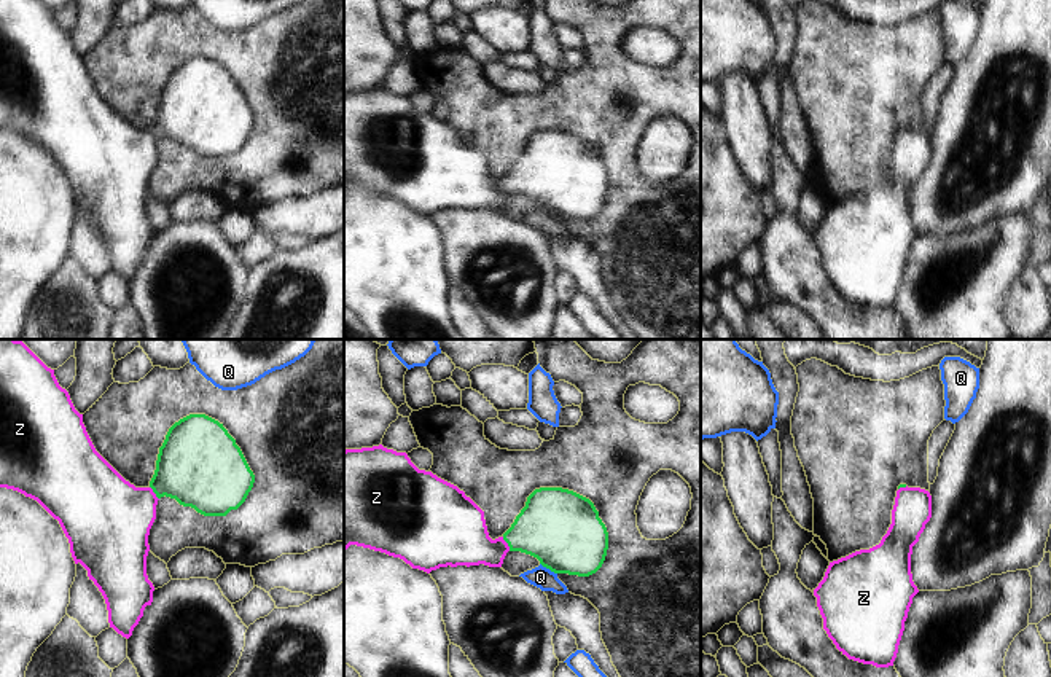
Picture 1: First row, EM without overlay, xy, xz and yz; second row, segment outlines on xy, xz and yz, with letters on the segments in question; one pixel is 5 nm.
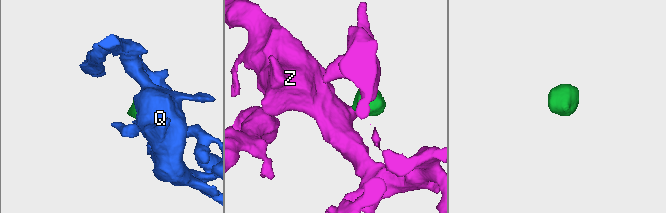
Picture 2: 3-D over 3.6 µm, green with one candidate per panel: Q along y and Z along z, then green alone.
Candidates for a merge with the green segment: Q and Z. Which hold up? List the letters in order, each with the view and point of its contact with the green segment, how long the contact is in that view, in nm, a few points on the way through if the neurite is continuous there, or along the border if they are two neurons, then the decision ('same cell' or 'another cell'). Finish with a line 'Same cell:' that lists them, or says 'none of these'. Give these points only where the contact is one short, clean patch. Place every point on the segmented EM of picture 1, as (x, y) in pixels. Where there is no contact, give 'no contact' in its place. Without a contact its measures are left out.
Q: contact xz (548, 567); length 110 nm; border xz (540, 563), (556, 574); another cell
Z: contact xz (507, 542); length 80 nm; way xz (553, 526), (507, 542), (470, 545), (459, 536); same cell
Same cell: Z

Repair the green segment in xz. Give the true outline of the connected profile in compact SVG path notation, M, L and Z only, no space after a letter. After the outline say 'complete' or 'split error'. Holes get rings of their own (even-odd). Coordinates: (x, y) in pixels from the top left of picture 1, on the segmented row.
M379 444L344 451L344 551L350 545L400 558L427 573L447 565L502 567L508 551L521 551L554 573L589 577L605 561L608 532L589 499L562 487L540 487L511 527L492 540L484 511L463 491L419 470L406 452Z; split error

